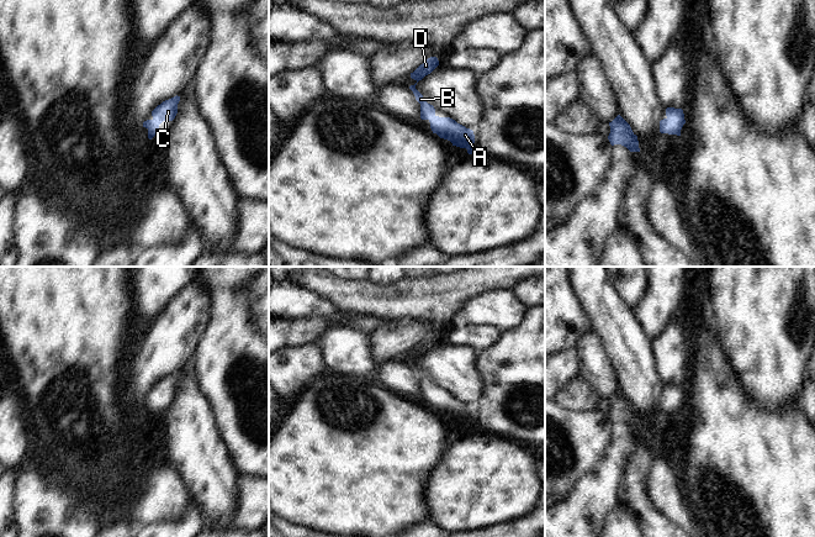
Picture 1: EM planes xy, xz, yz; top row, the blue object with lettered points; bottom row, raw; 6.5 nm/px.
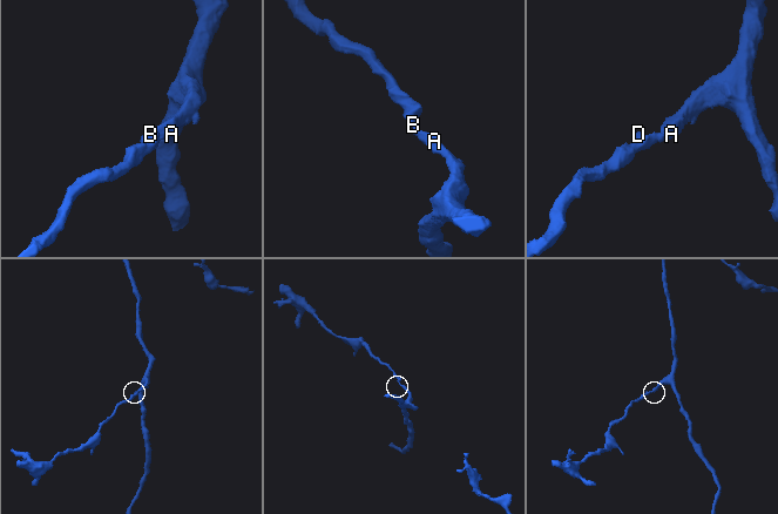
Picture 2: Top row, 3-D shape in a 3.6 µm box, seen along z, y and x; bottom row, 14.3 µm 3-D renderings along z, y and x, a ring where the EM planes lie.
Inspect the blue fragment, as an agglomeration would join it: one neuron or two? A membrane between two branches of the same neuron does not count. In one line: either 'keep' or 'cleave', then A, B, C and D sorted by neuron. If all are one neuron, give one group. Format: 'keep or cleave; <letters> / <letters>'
keep; A B C D

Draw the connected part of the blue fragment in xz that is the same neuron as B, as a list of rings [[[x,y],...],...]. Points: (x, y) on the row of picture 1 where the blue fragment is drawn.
[[[411,85],[416,100],[420,104],[420,119],[430,122],[433,133],[436,133],[440,138],[448,139],[453,146],[466,148],[469,154],[473,154],[475,135],[473,131],[457,123],[450,117],[439,117],[435,115],[433,105],[428,104],[423,95],[416,89],[416,85]]]

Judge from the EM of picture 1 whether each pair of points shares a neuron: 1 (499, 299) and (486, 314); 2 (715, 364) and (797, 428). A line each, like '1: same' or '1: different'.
1: same
2: same

